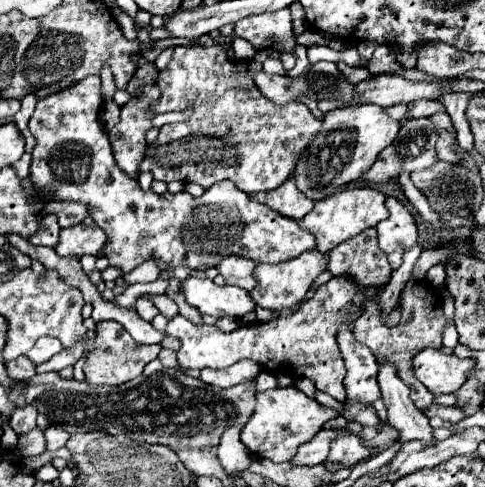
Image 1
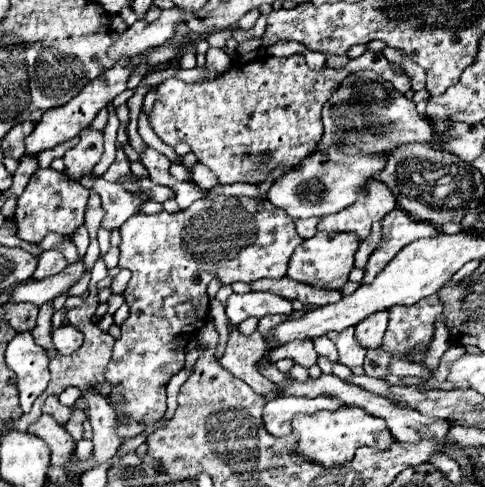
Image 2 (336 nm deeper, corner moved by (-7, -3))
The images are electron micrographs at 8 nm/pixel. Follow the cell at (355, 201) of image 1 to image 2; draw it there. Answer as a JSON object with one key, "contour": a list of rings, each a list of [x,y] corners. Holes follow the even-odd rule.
{"contour":[[[368,182],[368,194],[360,196],[356,204],[340,210],[338,214],[324,216],[318,224],[318,230],[326,232],[354,232],[358,240],[364,240],[370,234],[374,222],[384,220],[384,216],[396,208],[394,194],[380,182]]]}

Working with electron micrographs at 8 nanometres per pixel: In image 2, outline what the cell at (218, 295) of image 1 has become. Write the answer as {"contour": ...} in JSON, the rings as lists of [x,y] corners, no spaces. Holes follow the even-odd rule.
{"contour":[[[248,292],[248,294],[232,294],[226,300],[226,316],[234,326],[238,326],[242,320],[256,316],[268,316],[268,314],[290,314],[292,304],[288,300],[282,300],[282,296],[276,296],[272,292]]]}

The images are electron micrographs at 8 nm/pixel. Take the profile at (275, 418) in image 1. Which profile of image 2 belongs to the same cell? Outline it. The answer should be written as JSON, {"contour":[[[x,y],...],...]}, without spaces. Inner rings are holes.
{"contour":[[[338,408],[338,410],[322,410],[314,414],[298,414],[292,418],[292,436],[296,438],[296,454],[300,458],[310,460],[312,464],[320,466],[336,466],[346,460],[352,460],[354,452],[360,446],[372,448],[388,448],[392,444],[392,434],[382,418],[368,416],[360,408]]]}

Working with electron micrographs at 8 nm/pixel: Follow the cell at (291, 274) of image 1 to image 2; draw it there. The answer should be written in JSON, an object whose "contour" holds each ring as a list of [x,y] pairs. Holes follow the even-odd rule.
{"contour":[[[318,232],[316,236],[304,240],[292,254],[288,272],[286,276],[304,284],[310,284],[314,288],[330,288],[330,290],[340,290],[346,280],[350,270],[354,268],[354,252],[358,248],[358,240],[352,234],[334,234],[334,232]]]}

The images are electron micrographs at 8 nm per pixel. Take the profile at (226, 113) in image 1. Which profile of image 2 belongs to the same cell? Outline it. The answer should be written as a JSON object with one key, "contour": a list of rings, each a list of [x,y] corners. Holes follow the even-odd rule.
{"contour":[[[364,52],[358,58],[352,58],[342,70],[334,68],[320,68],[312,70],[302,54],[294,54],[288,58],[264,56],[264,60],[254,60],[248,64],[236,64],[220,78],[202,84],[186,84],[180,78],[168,78],[158,86],[158,96],[154,110],[150,112],[148,120],[152,130],[158,138],[168,146],[176,146],[180,142],[190,144],[192,152],[196,154],[198,162],[208,166],[220,184],[262,184],[276,166],[298,166],[304,156],[316,152],[320,138],[322,138],[322,120],[320,110],[324,100],[332,96],[336,86],[344,76],[358,70],[374,70],[384,80],[392,82],[398,92],[410,90],[410,78],[406,74],[394,74],[390,70],[390,62],[382,56],[382,52]]]}

